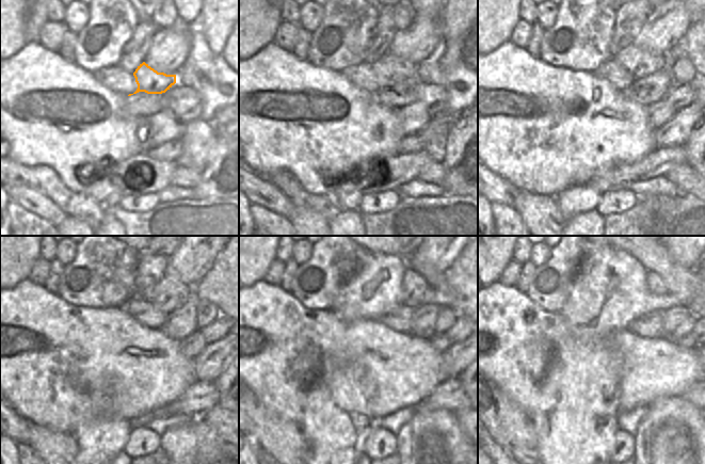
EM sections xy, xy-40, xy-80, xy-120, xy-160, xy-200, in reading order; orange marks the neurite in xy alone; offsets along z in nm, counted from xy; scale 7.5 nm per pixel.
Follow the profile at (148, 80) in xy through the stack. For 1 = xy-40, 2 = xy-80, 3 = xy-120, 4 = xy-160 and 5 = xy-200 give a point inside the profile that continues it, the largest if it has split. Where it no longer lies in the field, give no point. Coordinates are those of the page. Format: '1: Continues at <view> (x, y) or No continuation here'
1: Continues at xy-40 (390, 69)
2: Continues at xy-80 (640, 63)
3: Continues at xy-120 (170, 294)
4: Continues at xy-160 (414, 287)
5: Continues at xy-200 (655, 283).

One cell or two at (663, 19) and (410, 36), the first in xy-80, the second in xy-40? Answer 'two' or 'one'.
one

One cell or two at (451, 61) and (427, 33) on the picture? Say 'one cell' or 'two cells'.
two cells

